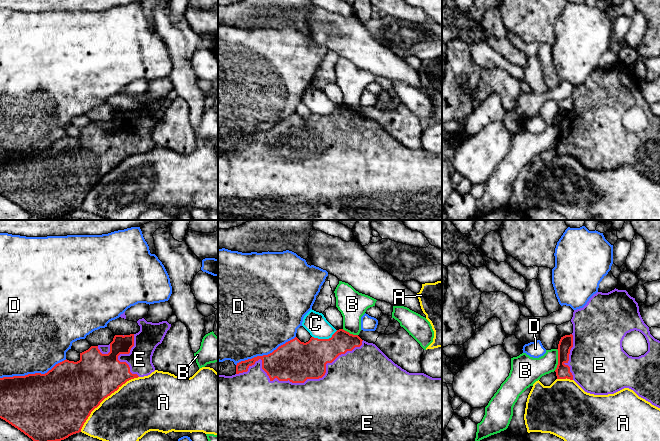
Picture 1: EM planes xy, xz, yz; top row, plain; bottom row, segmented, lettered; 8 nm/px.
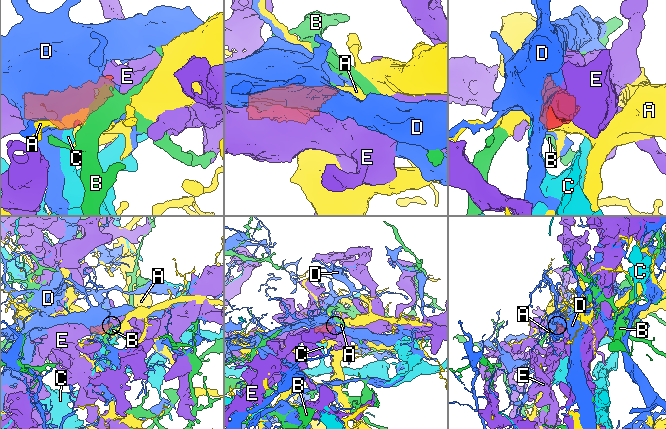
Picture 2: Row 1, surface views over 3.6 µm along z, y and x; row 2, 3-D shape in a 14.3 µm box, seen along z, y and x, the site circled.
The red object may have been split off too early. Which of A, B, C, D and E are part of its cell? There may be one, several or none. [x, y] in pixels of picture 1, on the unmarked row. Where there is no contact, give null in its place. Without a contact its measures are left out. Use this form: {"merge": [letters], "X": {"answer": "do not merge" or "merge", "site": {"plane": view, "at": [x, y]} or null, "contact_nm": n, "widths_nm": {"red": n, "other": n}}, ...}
{"merge": ["E"], "A": {"answer": "do not merge", "site": {"plane": "xy", "at": [105, 173]}, "contact_nm": 650, "widths_nm": {"red": 440, "other": 420}}, "B": {"answer": "do not merge", "site": {"plane": "yz", "at": [558, 136]}, "contact_nm": 180, "widths_nm": {"red": 110, "other": 200}}, "C": {"answer": "do not merge", "site": {"plane": "xz", "at": [324, 115]}, "contact_nm": 220, "widths_nm": {"red": 300, "other": 180}}, "D": {"answer": "do not merge", "site": {"plane": "xy", "at": [33, 150]}, "contact_nm": 550, "widths_nm": {"red": 500, "other": 480}}, "E": {"answer": "merge", "site": {"plane": "xz", "at": [299, 158]}, "contact_nm": 1050, "widths_nm": {"red": 320, "other": 500}}}

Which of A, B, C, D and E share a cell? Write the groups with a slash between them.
A / B / C / D / E

